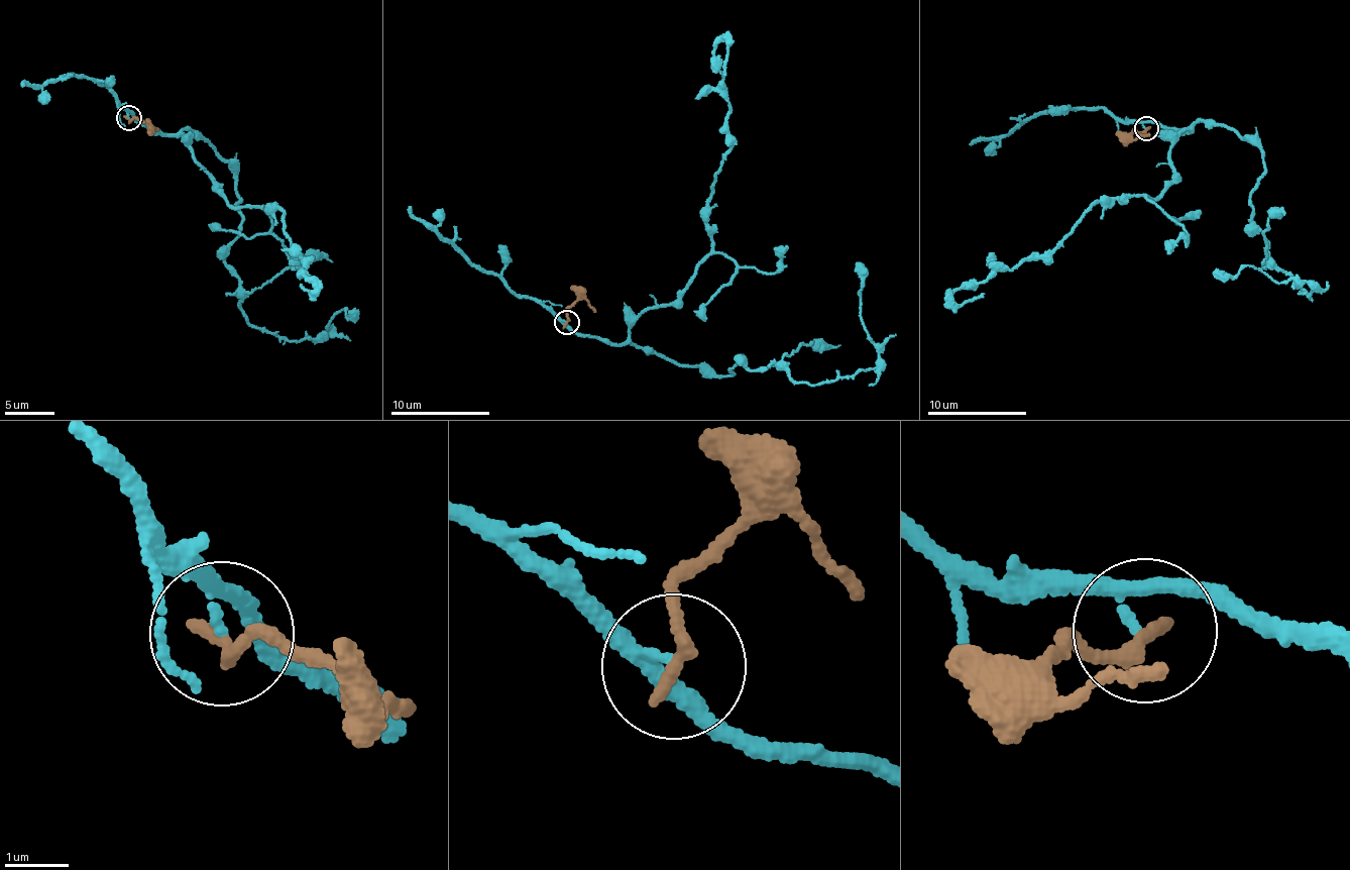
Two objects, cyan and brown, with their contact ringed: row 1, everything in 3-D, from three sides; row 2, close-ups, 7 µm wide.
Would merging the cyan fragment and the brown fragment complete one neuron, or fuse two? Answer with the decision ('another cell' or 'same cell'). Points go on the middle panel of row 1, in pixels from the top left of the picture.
another cell

